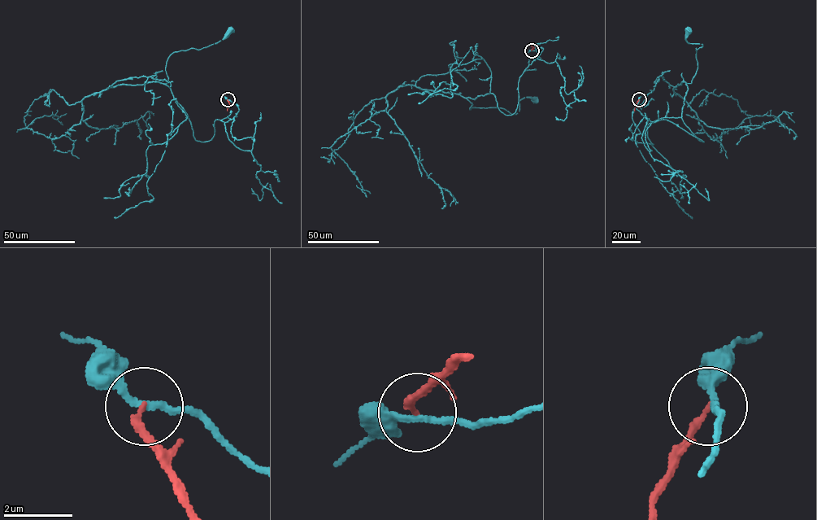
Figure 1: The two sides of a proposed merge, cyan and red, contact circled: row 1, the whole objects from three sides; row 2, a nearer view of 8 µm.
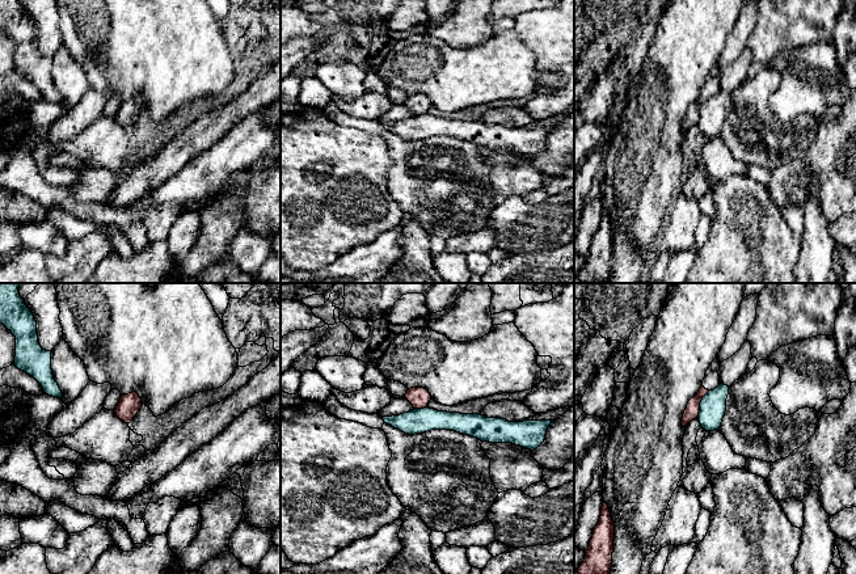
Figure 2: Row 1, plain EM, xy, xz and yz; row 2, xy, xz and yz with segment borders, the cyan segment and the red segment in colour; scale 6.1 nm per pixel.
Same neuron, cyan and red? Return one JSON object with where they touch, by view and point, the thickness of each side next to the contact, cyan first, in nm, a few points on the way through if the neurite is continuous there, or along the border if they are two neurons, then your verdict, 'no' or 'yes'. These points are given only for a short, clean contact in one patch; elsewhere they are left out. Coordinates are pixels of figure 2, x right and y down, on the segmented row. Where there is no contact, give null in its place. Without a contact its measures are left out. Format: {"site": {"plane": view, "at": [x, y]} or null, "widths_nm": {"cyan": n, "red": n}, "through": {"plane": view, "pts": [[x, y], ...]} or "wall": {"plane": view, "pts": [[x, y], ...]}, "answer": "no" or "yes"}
{"site": {"plane": "yz", "at": [700, 404]}, "widths_nm": {"cyan": 160, "red": 90}, "wall": {"plane": "yz", "pts": [[709, 391], [703, 397], [696, 417]]}, "answer": "no"}

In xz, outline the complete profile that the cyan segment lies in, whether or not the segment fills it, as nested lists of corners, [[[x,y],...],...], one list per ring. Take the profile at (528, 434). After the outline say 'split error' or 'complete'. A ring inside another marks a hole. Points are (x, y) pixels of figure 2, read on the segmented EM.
[[[430,408],[381,418],[384,423],[409,435],[431,430],[452,430],[481,442],[511,443],[531,451],[544,442],[552,423],[552,421],[509,422],[501,418],[486,418],[481,414],[447,413]]] | complete

